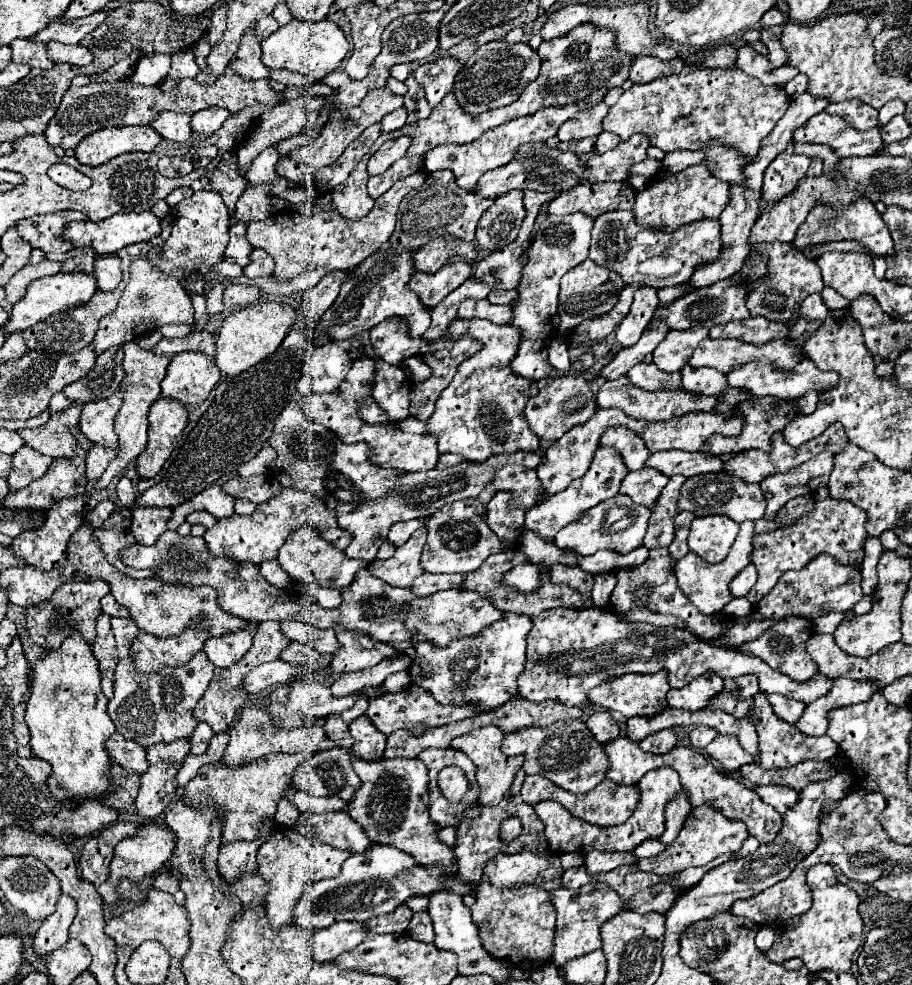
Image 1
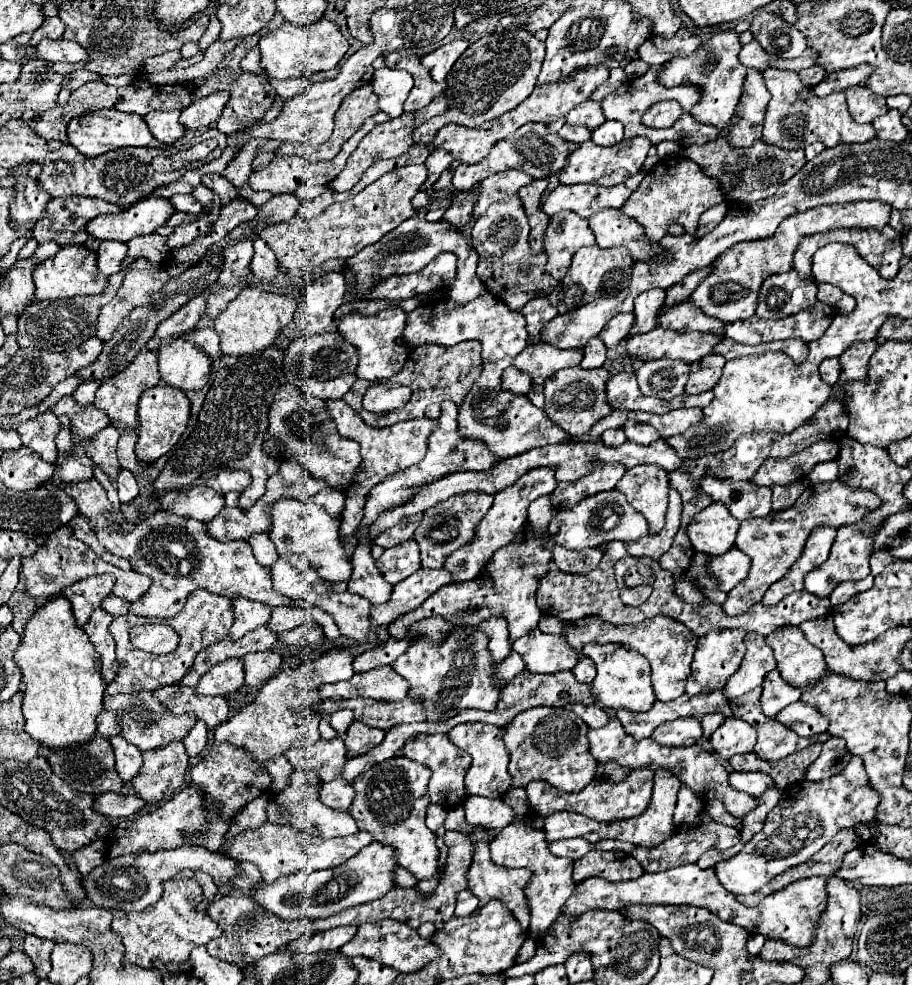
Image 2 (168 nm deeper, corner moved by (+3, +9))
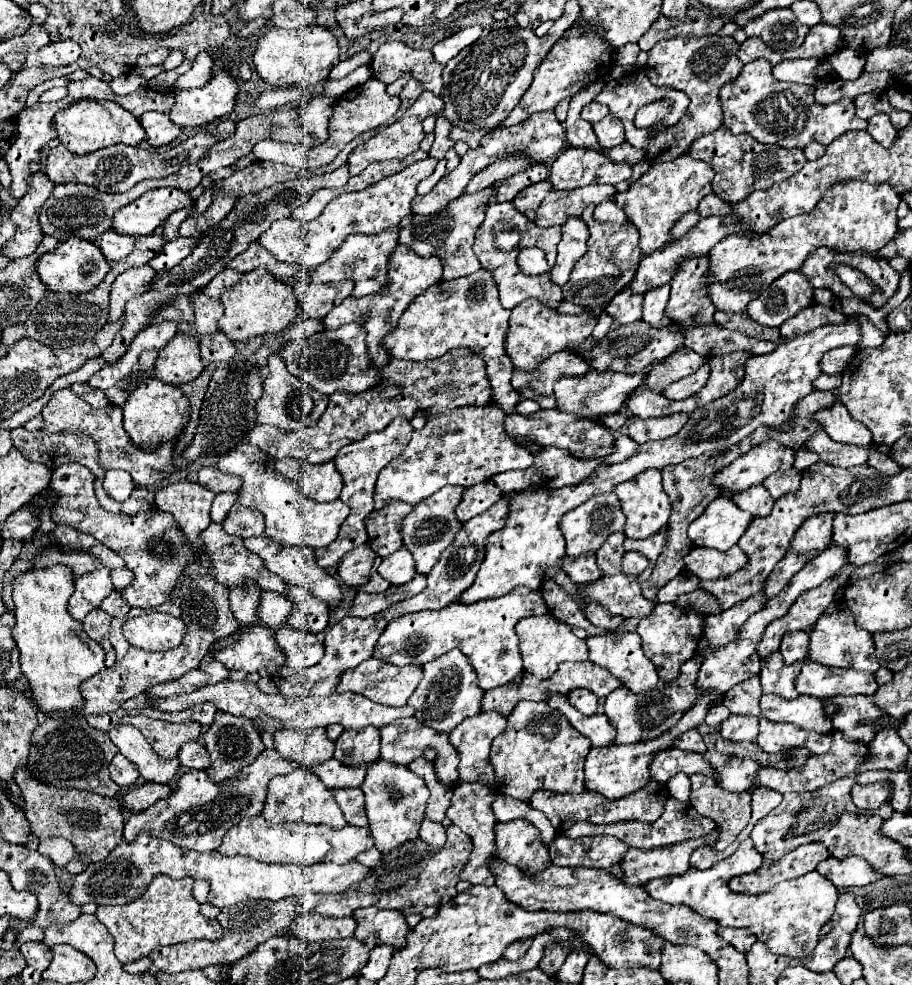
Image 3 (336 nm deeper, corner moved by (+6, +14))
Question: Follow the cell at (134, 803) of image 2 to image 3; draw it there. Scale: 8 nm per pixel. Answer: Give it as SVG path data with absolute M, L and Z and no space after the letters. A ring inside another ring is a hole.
M145 782L141 786L133 786L125 796L125 808L131 812L141 812L153 806L157 800L165 800L171 796L171 786Z

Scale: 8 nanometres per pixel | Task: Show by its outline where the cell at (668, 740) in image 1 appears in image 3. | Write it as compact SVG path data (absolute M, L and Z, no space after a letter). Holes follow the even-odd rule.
M687 730L683 736L679 736L675 742L675 748L689 750L689 752L701 752L701 754L707 750L705 742L697 730Z

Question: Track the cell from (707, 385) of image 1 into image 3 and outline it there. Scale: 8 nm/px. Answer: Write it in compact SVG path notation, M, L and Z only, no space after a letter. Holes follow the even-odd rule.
M705 362L697 372L693 372L693 376L685 376L673 384L669 384L663 390L663 396L669 400L685 400L693 394L697 394L709 380L709 364Z

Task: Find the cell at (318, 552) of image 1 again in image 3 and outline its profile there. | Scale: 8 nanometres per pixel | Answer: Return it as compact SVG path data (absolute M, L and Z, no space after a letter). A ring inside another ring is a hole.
M237 444L237 448L221 454L217 460L217 468L243 480L237 502L259 510L265 516L265 534L273 536L281 544L301 544L309 548L329 546L337 538L341 524L349 516L349 506L341 500L317 502L303 498L291 480L275 472L275 458L261 452L253 444Z

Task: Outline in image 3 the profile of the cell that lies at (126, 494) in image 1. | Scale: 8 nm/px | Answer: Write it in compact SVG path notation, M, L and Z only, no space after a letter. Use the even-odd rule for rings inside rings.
M109 470L105 474L103 488L113 500L123 502L123 500L127 500L131 496L133 482L131 482L131 476L125 470Z

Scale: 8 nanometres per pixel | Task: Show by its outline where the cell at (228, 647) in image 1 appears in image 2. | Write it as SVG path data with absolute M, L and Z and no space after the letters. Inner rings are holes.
M232 599L232 605L234 605L234 623L228 633L228 639L232 641L244 637L248 631L260 625L266 625L272 611L270 607L260 605L256 601L248 601L248 599Z

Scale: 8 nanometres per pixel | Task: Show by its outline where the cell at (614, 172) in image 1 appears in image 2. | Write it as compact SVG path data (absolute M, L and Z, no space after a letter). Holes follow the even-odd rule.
M634 137L634 139L624 139L620 145L612 145L608 149L594 145L592 141L586 141L578 145L572 155L568 165L560 173L560 183L564 185L576 185L576 183L596 183L596 185L616 185L624 183L630 175L638 173L642 169L642 163L646 159L646 153L650 149L650 141L646 137Z

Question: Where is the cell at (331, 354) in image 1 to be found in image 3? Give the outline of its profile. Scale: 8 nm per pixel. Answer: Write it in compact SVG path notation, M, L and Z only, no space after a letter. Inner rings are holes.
M345 324L337 330L325 330L305 340L295 340L279 348L279 356L285 360L287 370L303 384L311 384L323 394L335 392L365 392L377 386L383 376L381 370L369 368L369 354L365 348L365 328L359 324Z

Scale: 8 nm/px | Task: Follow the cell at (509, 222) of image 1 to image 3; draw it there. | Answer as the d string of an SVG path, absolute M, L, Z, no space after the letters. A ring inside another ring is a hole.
M501 202L501 204L493 204L493 206L487 208L485 222L481 224L481 228L477 230L477 236L475 236L473 252L477 254L481 266L493 272L493 278L495 278L495 282L499 286L501 304L507 310L515 308L525 298L537 298L545 306L557 308L563 302L561 288L549 280L549 274L537 274L537 276L523 274L519 270L519 266L517 266L517 256L519 256L519 252L523 248L539 246L545 252L549 266L553 266L559 242L561 242L561 226L537 228L537 226L533 226L531 220L527 220L521 212L517 212L517 208L511 202Z

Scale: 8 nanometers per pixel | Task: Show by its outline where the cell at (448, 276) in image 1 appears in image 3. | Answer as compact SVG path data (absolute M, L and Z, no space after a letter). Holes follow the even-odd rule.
M389 228L387 232L379 232L379 234L349 234L345 244L333 252L333 256L325 262L319 264L315 270L309 270L311 280L315 284L325 284L325 282L333 282L333 280L353 280L355 288L351 292L351 296L367 296L367 294L375 294L385 286L387 280L387 260L389 254L393 252L395 246L395 228Z

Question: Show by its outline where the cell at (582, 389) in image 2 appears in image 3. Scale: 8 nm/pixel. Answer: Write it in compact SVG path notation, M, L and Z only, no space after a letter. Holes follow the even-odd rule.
M657 360L653 362L649 368L645 368L645 372L637 372L637 374L619 374L619 372L587 372L583 378L561 378L557 380L555 384L555 398L557 398L557 406L559 410L563 412L569 412L569 414L577 414L581 418L591 418L591 420L597 420L599 416L603 414L613 414L613 412L619 412L621 406L625 404L627 396L633 394L645 380L645 376L649 374L649 370L657 364L661 364L663 360Z

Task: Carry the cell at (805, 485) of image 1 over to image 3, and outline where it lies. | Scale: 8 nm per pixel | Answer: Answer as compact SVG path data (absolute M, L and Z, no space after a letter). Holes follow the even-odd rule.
M765 440L757 448L751 448L745 456L739 456L733 464L717 470L713 486L721 492L737 494L751 486L763 484L767 476L777 470L789 470L793 466L793 448L785 448L777 440Z

